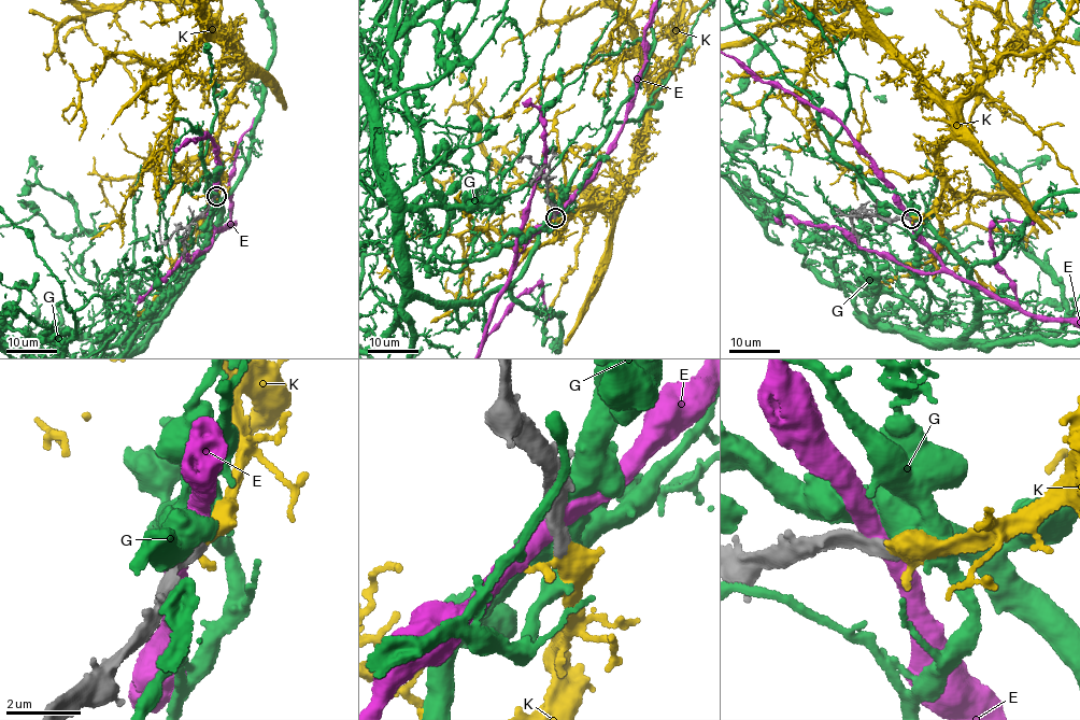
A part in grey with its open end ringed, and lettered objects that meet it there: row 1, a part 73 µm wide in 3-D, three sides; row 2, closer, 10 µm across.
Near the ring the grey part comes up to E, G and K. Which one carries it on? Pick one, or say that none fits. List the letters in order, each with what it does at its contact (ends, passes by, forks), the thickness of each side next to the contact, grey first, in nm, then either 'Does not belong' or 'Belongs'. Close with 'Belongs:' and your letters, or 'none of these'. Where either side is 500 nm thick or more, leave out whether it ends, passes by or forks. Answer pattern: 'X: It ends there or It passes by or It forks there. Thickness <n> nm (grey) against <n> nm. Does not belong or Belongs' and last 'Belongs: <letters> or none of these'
E: It passes by. Thickness 420 nm (grey) against 440 nm. Does not belong
G: Thickness 320 nm (grey) against 500 nm. Does not belong
K: It passes by. Thickness 320 nm (grey) against 400 nm. Belongs
Belongs: K

